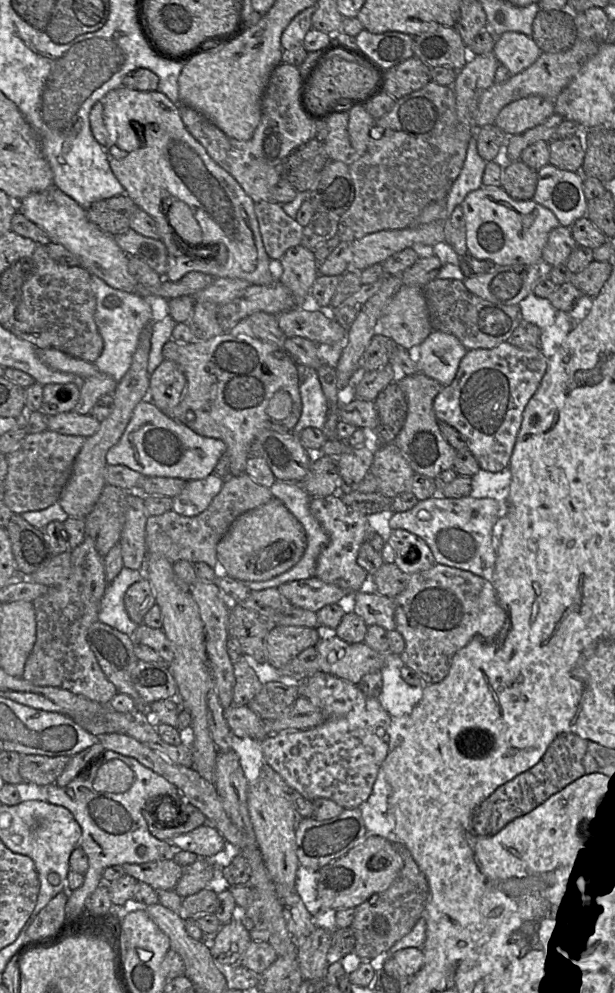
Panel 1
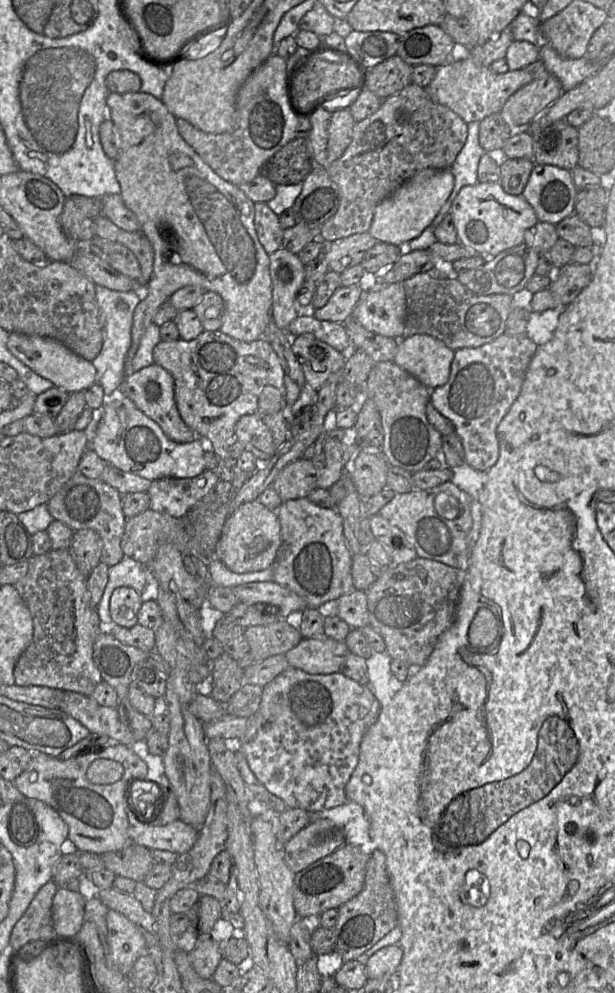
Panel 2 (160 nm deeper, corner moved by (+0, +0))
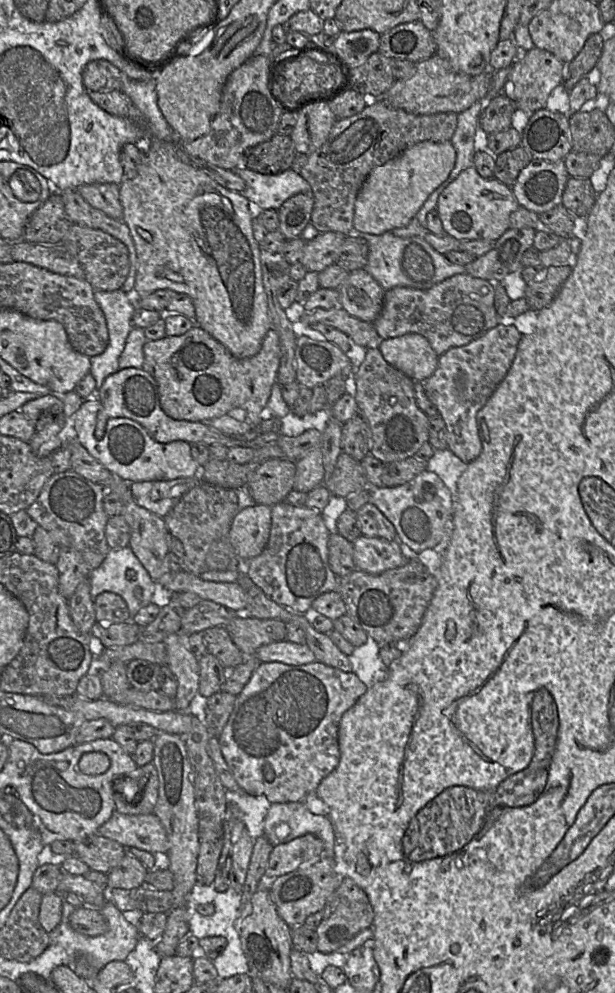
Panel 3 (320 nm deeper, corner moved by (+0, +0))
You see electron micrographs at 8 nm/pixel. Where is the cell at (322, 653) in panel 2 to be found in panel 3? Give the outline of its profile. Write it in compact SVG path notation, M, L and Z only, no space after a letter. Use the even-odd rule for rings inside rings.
M287 640L263 645L252 657L258 658L261 662L282 662L296 666L316 661L315 655L306 644Z

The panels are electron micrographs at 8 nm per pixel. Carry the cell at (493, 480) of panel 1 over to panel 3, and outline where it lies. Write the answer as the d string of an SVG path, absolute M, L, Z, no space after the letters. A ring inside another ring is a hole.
M434 450L426 469L437 474L451 492L453 503L457 495L457 481L466 470L468 463L459 459L451 450Z

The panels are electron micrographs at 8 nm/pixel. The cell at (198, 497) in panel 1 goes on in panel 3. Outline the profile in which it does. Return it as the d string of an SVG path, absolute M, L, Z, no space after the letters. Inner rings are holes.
M199 475L174 480L130 482L130 490L136 503L165 517L184 494L202 482Z

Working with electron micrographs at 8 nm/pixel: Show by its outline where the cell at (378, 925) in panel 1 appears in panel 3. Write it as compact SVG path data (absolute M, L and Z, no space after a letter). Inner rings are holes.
M343 878L323 908L323 919L315 930L317 951L325 954L337 952L365 929L371 928L374 911L366 893L350 878Z

